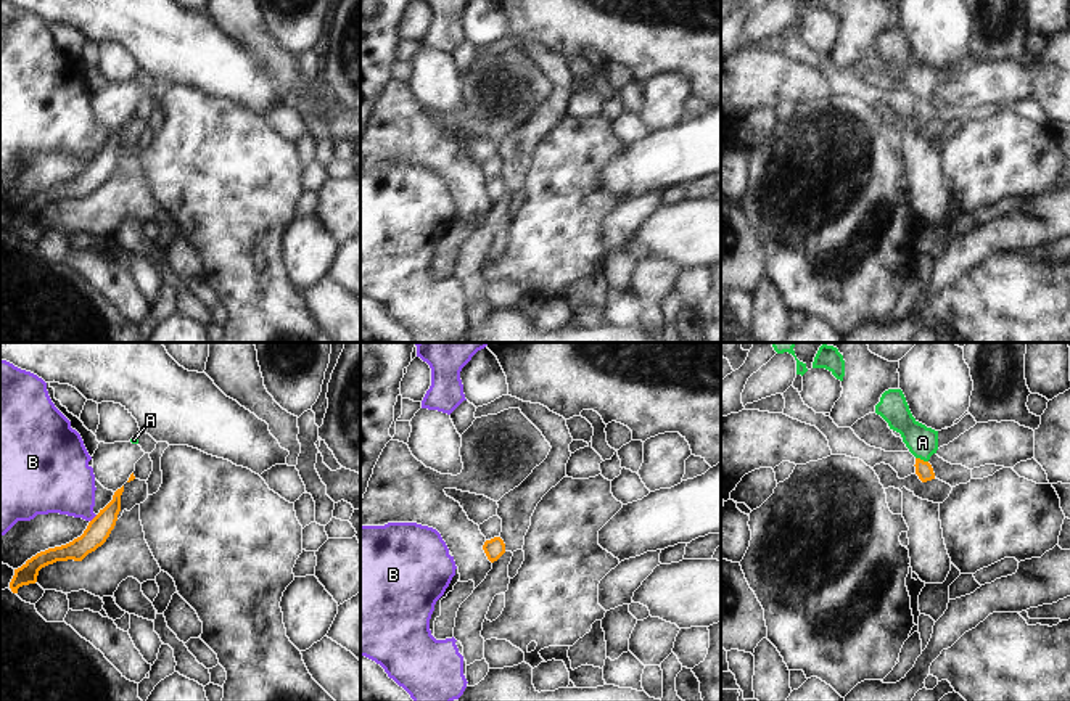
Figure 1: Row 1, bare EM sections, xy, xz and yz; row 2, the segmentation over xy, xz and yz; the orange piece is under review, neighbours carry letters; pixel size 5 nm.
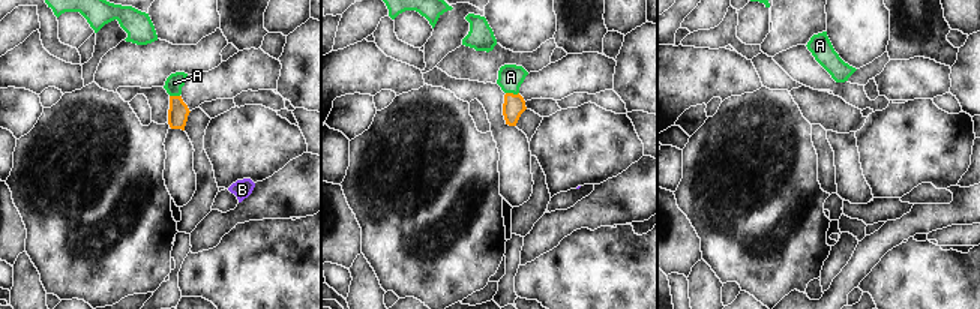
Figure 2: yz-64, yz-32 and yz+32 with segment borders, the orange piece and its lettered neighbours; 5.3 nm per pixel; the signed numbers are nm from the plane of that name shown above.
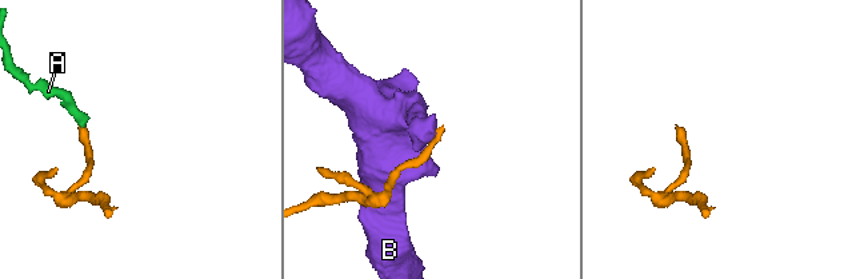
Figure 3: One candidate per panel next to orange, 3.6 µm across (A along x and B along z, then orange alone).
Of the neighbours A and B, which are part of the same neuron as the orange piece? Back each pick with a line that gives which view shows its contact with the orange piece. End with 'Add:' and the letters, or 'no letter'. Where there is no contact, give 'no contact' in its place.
A: contact in yz
Add: A

